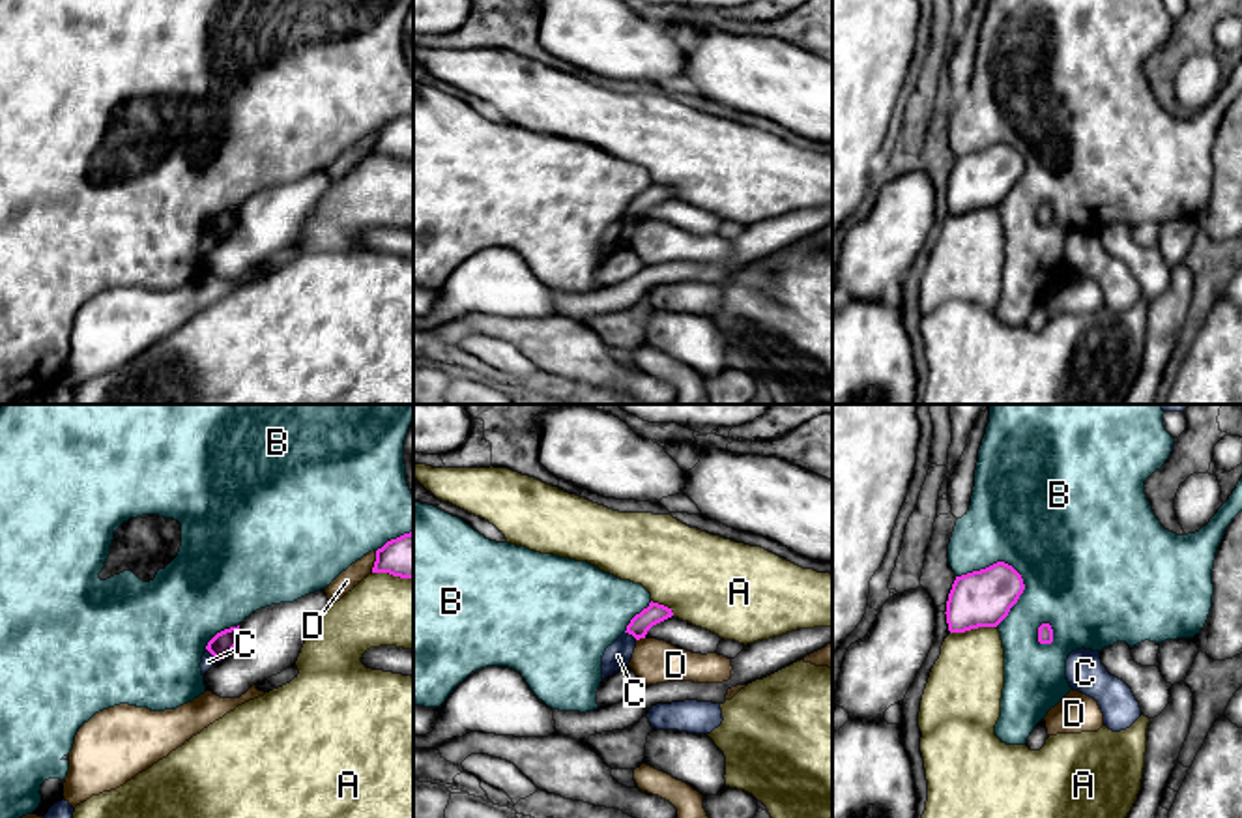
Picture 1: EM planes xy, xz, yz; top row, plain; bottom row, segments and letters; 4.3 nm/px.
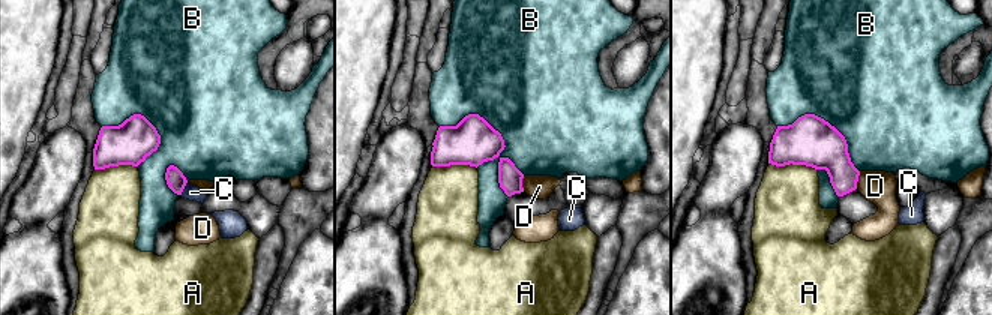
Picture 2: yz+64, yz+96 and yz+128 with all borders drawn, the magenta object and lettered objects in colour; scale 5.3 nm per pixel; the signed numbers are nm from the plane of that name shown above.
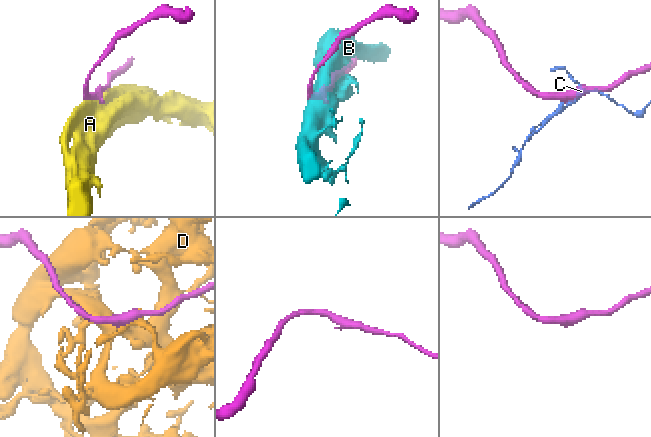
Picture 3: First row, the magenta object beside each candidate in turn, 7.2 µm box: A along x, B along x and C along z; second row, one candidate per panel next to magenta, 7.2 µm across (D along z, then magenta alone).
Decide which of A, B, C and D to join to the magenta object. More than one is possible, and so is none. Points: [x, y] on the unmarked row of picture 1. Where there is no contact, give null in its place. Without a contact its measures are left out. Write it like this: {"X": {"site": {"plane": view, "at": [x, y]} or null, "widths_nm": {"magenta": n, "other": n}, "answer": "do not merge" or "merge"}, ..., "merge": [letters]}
{"A": {"site": {"plane": "yz", "at": [973, 208]}, "widths_nm": {"magenta": 240, "other": 320}, "answer": "do not merge"}, "B": {"site": {"plane": "yz", "at": [996, 145]}, "widths_nm": {"magenta": 240, "other": 460}, "answer": "do not merge"}, "C": {"site": {"plane": "xy", "at": [210, 233]}, "widths_nm": {"magenta": 100, "other": 60}, "answer": "do not merge"}, "D": {"site": {"plane": "xy", "at": [375, 143]}, "widths_nm": {"magenta": 190, "other": 90}, "answer": "do not merge"}, "merge": []}

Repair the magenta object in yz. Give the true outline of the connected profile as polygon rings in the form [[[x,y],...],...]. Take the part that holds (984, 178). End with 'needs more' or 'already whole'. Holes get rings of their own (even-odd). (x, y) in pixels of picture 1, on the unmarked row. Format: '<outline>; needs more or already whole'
[[[1004,142],[956,157],[945,193],[948,212],[965,213],[978,208],[997,208],[1023,170],[1021,155]]]; already whole

